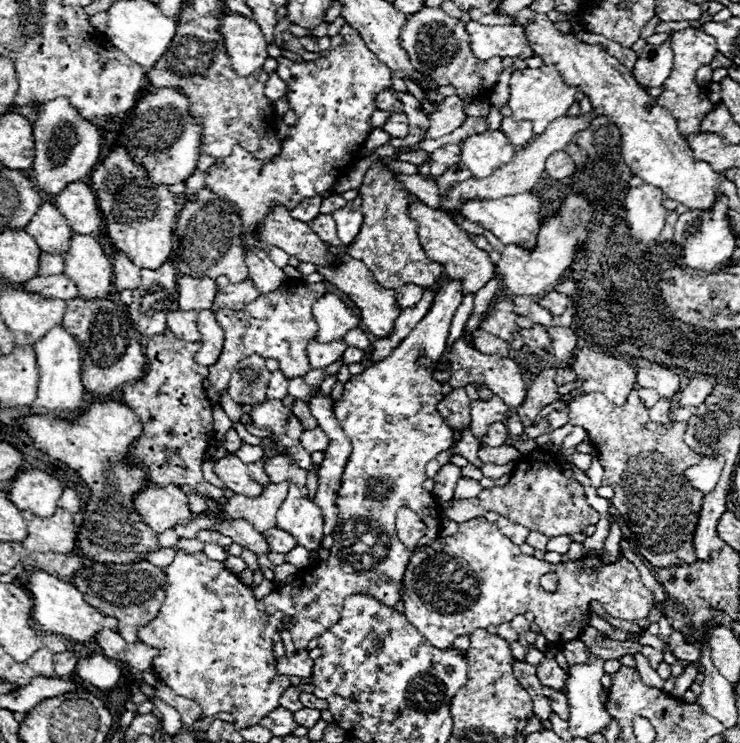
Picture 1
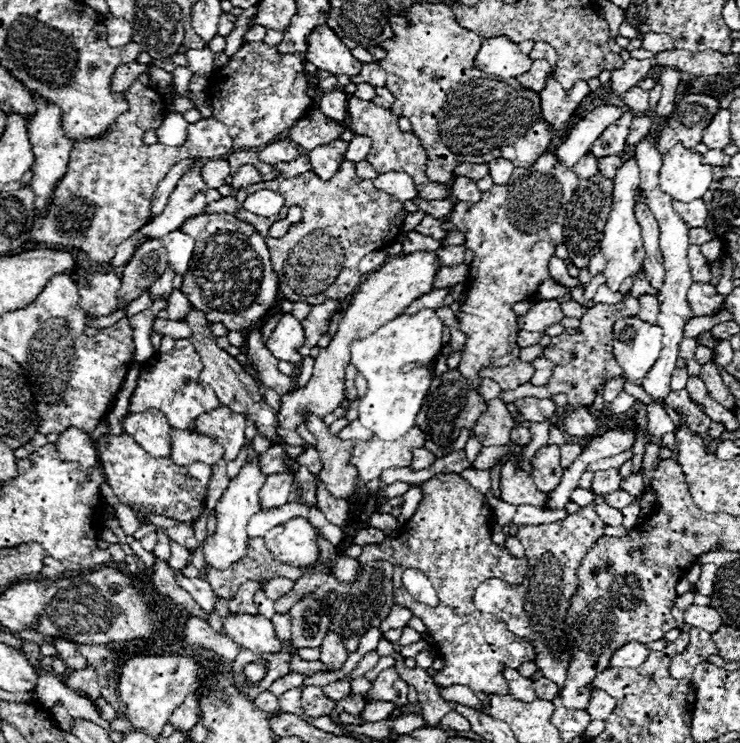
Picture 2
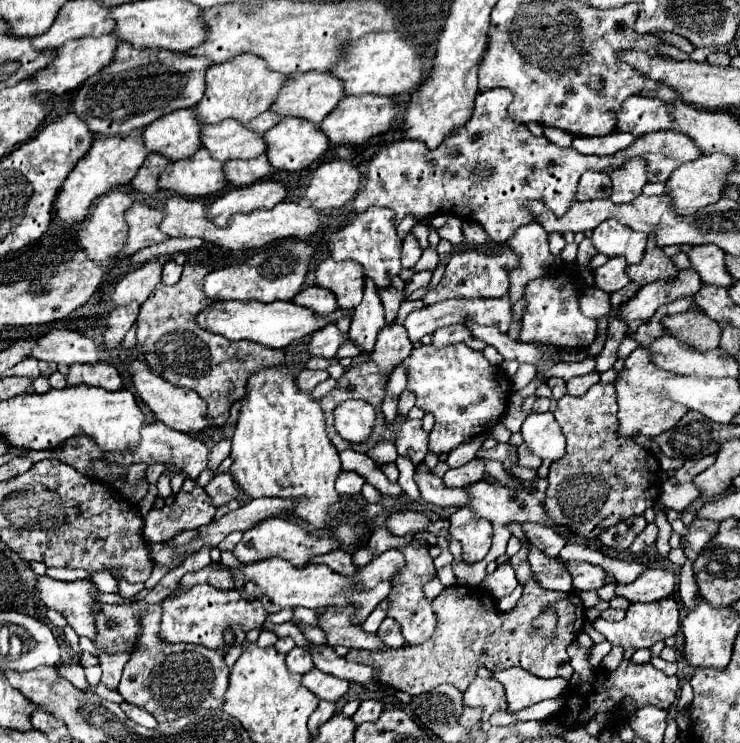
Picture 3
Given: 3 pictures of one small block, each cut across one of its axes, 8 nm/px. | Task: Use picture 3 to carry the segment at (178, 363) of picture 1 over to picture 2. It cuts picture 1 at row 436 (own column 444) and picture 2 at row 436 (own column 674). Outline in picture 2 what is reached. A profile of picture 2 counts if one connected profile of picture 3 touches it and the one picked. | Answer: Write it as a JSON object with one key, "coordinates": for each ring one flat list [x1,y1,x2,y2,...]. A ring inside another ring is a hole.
{"coordinates":[[160,410,132,412,122,420,122,430,130,434,148,454,170,456,170,430,166,416]]}

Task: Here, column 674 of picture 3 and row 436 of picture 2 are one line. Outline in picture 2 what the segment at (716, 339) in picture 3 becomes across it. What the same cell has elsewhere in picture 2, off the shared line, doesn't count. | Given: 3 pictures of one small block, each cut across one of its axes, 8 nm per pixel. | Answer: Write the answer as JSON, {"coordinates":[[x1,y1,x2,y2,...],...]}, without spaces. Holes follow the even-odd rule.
{"coordinates":[[306,414,306,428,316,436,316,450,322,458,322,472,318,478,324,482,326,490,336,498,348,498,354,492,358,470,350,464,350,454,354,448,352,440,338,440,330,434,330,428,316,414]]}

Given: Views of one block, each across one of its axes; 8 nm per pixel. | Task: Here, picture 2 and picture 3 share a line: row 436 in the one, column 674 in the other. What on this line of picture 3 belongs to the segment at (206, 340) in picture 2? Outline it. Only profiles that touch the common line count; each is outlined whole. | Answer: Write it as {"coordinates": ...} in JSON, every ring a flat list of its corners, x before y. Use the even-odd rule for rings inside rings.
{"coordinates":[[648,234,648,244,646,244,646,252,644,252,642,262,636,266,628,266,626,274,636,286,646,286,656,280,670,282,672,278,676,278,678,268,662,252,662,248,656,246,656,236]]}

